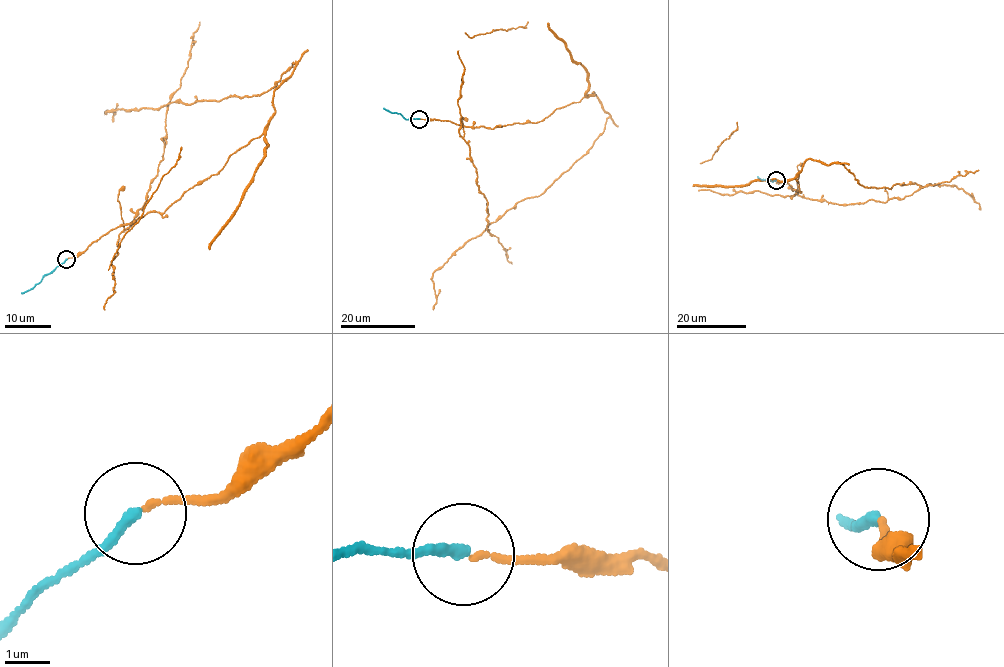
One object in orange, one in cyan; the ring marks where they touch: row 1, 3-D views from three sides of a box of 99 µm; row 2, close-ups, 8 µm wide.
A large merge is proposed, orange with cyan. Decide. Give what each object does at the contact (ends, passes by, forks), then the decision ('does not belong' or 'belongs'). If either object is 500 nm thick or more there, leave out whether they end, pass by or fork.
orange ends; cyan ends; belongs

